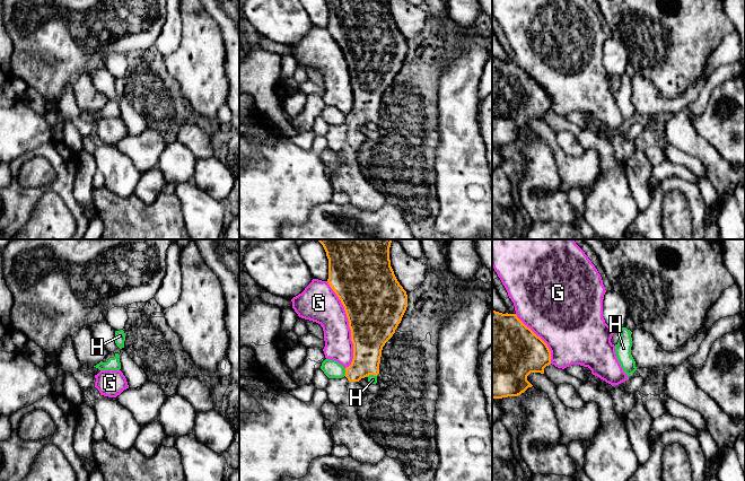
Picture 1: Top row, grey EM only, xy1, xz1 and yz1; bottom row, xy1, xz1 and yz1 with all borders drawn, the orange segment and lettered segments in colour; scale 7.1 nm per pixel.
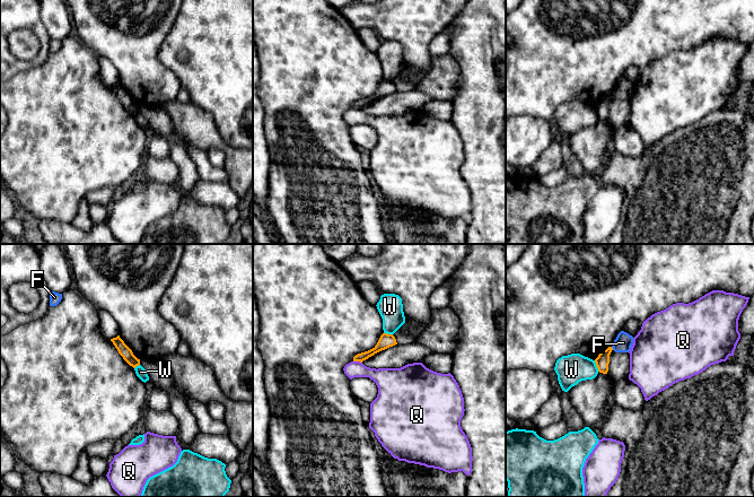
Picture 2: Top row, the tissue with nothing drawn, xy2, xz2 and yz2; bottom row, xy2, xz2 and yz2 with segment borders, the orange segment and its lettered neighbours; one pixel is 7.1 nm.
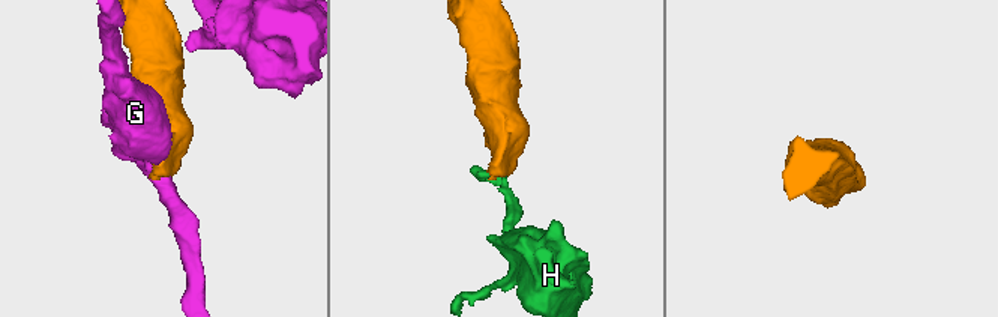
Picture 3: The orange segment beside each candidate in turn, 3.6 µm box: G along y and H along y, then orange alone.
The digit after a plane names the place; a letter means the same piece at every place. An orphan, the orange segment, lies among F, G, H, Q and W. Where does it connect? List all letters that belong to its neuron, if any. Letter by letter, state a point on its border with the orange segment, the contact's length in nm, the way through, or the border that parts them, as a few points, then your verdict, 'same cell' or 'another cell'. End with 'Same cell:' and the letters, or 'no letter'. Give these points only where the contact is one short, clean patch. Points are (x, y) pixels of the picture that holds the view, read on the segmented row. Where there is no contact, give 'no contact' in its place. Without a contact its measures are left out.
F: contact yz2 (612, 348); length 30 nm; another cell
G: contact xz1 (349, 325); length 650 nm; another cell
H: contact xz1 (345, 372); length 60 nm; border xz1 (345, 368), (343, 375); another cell
Q: contact xz2 (358, 360); length 70 nm; another cell
W: contact yz2 (596, 365); length 90 nm; border yz2 (594, 360), (598, 371); another cell
Same cell: no letter

